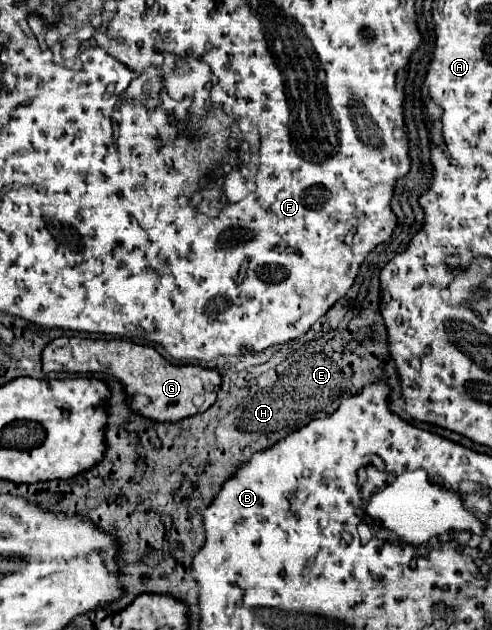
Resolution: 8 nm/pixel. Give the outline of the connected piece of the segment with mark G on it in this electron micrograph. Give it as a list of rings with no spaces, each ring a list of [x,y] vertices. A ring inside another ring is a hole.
[[[56,338],[42,352],[42,370],[50,372],[70,372],[70,374],[94,374],[108,372],[118,378],[128,394],[144,394],[150,398],[144,406],[142,416],[158,422],[178,422],[182,418],[200,414],[216,402],[216,394],[222,384],[218,370],[208,370],[198,364],[174,366],[166,362],[154,348],[126,342],[126,340],[92,340],[92,338]],[[212,382],[216,386],[214,394],[204,392],[204,384]]]

